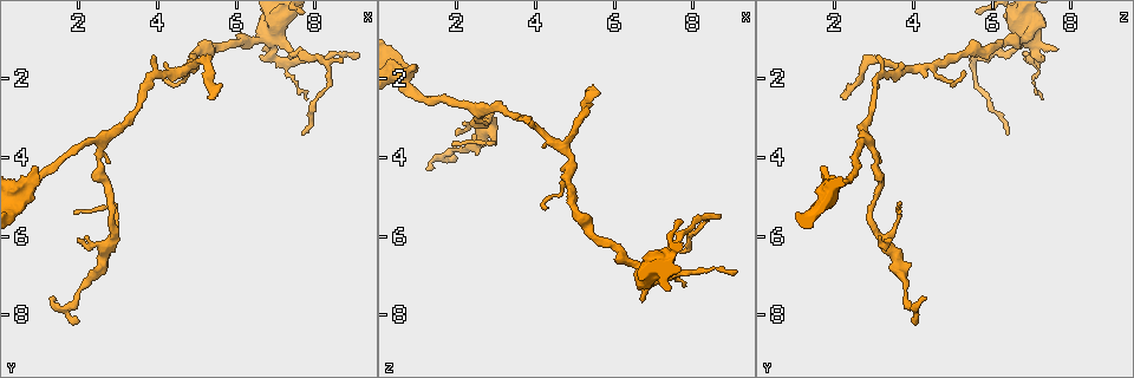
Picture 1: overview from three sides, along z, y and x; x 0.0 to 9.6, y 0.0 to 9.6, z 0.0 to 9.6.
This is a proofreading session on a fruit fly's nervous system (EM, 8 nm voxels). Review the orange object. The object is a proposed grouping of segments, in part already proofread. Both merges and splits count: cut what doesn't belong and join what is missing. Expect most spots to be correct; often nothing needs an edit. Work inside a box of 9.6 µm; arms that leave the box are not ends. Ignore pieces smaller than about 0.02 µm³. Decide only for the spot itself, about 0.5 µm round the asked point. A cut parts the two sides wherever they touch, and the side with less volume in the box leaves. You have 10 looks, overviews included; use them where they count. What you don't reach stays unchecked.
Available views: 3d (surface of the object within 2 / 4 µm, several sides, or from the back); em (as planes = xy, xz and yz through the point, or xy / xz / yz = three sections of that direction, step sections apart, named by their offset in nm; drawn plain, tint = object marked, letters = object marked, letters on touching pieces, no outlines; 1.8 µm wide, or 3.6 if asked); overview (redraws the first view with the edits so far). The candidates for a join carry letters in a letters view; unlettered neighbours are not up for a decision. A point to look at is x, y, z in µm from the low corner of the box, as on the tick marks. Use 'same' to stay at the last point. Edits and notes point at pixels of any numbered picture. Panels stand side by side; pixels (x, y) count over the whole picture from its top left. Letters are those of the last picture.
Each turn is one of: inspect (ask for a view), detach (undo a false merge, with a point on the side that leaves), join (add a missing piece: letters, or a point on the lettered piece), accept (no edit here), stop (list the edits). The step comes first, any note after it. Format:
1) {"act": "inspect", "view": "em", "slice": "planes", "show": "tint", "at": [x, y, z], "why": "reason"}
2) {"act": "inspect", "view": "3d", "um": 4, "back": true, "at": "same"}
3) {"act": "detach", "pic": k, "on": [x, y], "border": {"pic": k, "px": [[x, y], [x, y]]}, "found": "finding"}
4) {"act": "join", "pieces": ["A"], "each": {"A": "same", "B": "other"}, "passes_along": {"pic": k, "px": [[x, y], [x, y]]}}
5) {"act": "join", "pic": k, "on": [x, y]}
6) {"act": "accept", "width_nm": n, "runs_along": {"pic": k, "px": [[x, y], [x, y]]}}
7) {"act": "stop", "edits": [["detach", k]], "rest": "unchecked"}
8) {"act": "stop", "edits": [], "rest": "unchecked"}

{"act": "inspect", "view": "em", "slice": "planes", "show": "tint", "at": [4.75, 1.75, 3.75], "why": "sharp bend"}

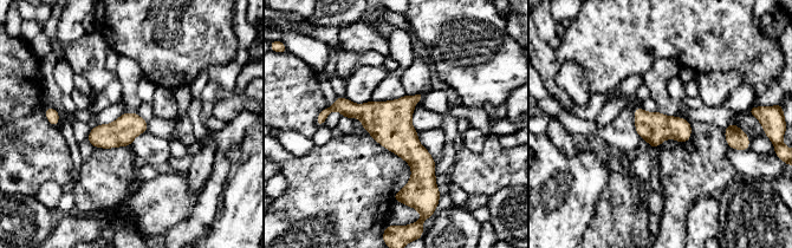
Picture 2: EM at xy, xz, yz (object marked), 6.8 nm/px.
{"act": "inspect", "view": "em", "slice": "planes", "show": "letters", "at": "same", "why": "what lies round it"}

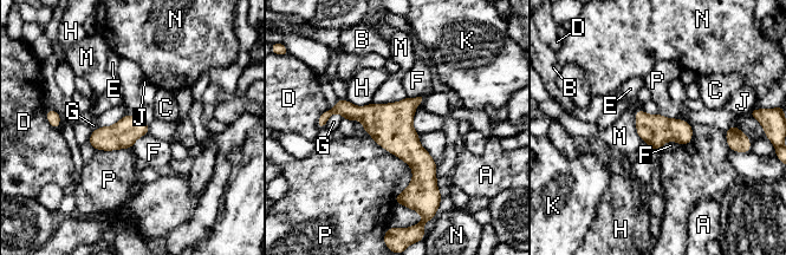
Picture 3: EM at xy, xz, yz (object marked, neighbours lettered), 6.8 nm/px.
{"act": "accept", "each": {"A": "other", "B": "other", "C": "other", "D": "other", "E": "other", "F": "other", "G": "other", "H": "other", "J": "other", "K": "other", "M": "other", "N": "other", "P": "other"}, "border": {"pic": 3, "px": [[686, 144], [667, 141], [650, 149]]}, "found": "one cell here"}

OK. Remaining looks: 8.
{"act": "inspect", "view": "em", "um": 3.6, "slice": "planes", "show": "letters", "at": [2.90, 5.90, 3.10]}

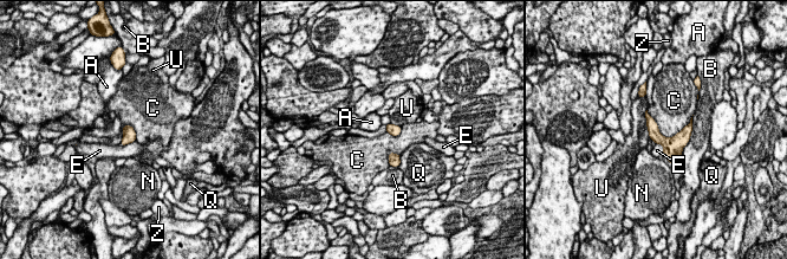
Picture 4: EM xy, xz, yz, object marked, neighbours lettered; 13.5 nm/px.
{"act": "accept", "width_nm": 160, "each": {"A": "other", "B": "other", "C": "other", "E": "other", "N": "other", "Q": "other", "U": "other", "Z": "other"}, "border": {"pic": 4, "px": [[646, 110], [664, 136], [693, 115]]}, "found": "continuous, no second cell"}

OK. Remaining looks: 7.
{"act": "inspect", "view": "em", "slice": "xy", "step": 8, "show": "letters", "at": [0.75, 4.70, 2.00], "why": "arms part here"}

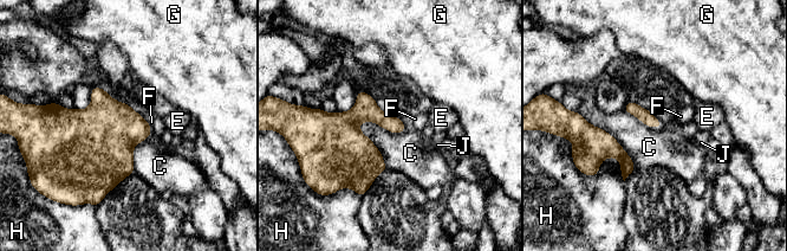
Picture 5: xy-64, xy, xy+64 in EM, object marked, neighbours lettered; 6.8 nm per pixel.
{"act": "accept", "each": {"C": "other", "E": "other", "F": "other", "G": "other", "H": "other", "J": "other"}, "border": {"pic": 5, "px": [[361, 122], [358, 128], [389, 168]]}, "found": "continuous, no second cell"}

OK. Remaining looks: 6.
{"act": "inspect", "view": "em", "slice": "planes", "show": "letters", "at": [5.45, 2.50, 2.20], "why": "thin end"}

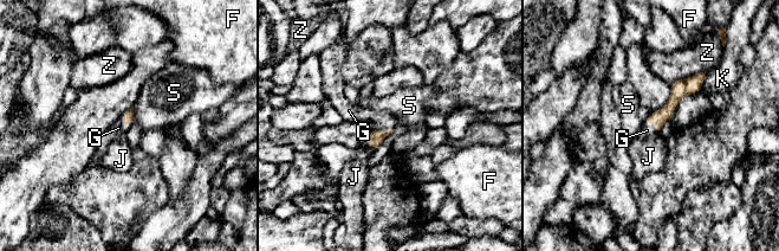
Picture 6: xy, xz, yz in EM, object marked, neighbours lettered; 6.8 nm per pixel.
{"act": "join", "pieces": ["G"], "width_nm": 80, "longest_contact_nm": ["Z", 260], "each": {"F": "other", "G": "same", "J": "other", "K": "other", "S": "other", "Z": "other"}, "found": "the cell continues"}

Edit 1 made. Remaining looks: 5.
{"act": "stop", "edits": [["join", 6]], "rest": "unchecked"}

